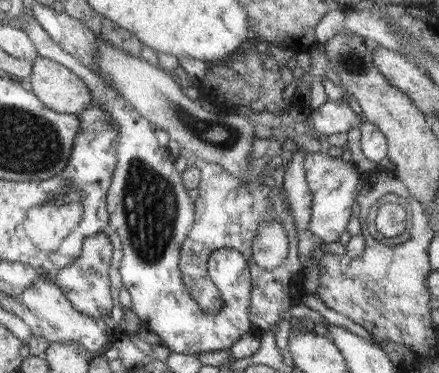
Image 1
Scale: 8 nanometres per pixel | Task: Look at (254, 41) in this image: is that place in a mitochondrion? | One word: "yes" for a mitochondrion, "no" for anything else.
no

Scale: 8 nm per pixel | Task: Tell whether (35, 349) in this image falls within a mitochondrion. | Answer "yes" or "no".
no

